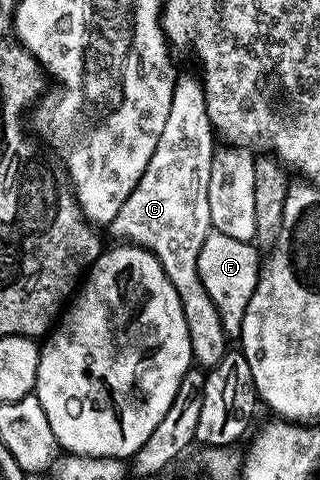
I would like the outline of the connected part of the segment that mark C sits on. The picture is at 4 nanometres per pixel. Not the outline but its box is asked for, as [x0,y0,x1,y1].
[107,74,227,369]

